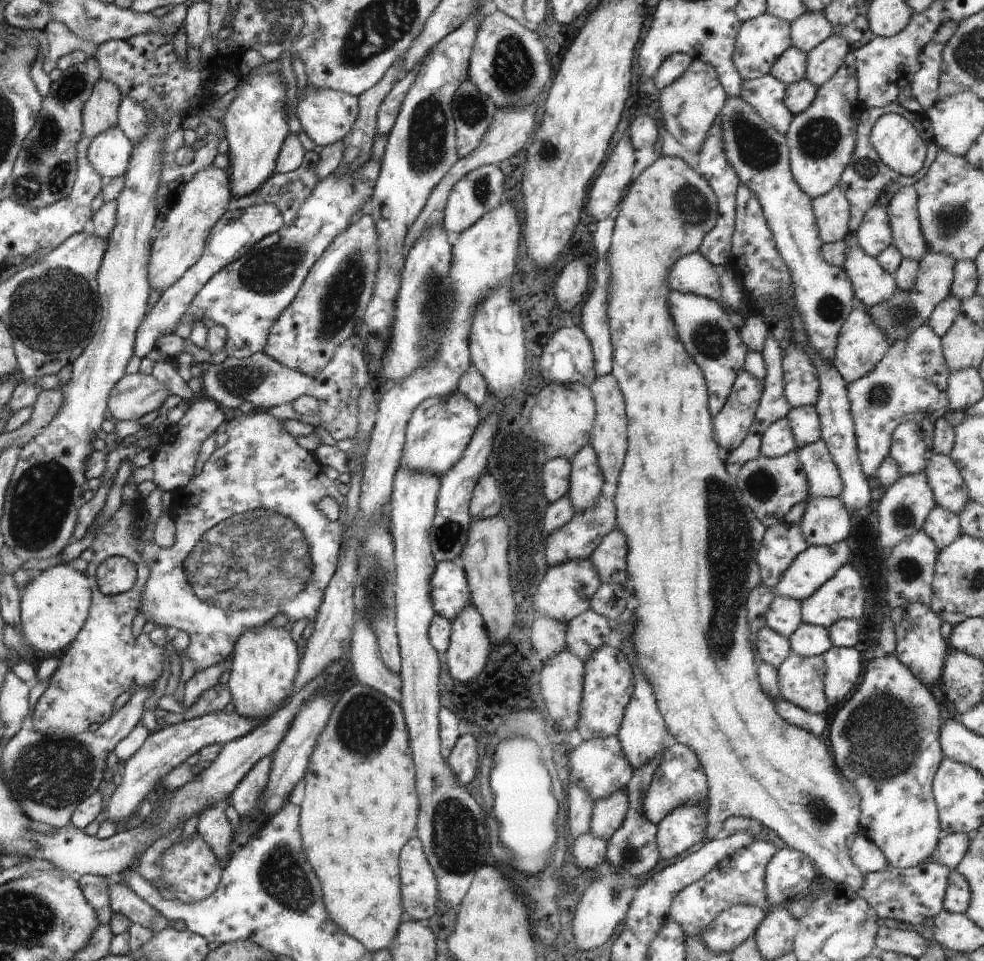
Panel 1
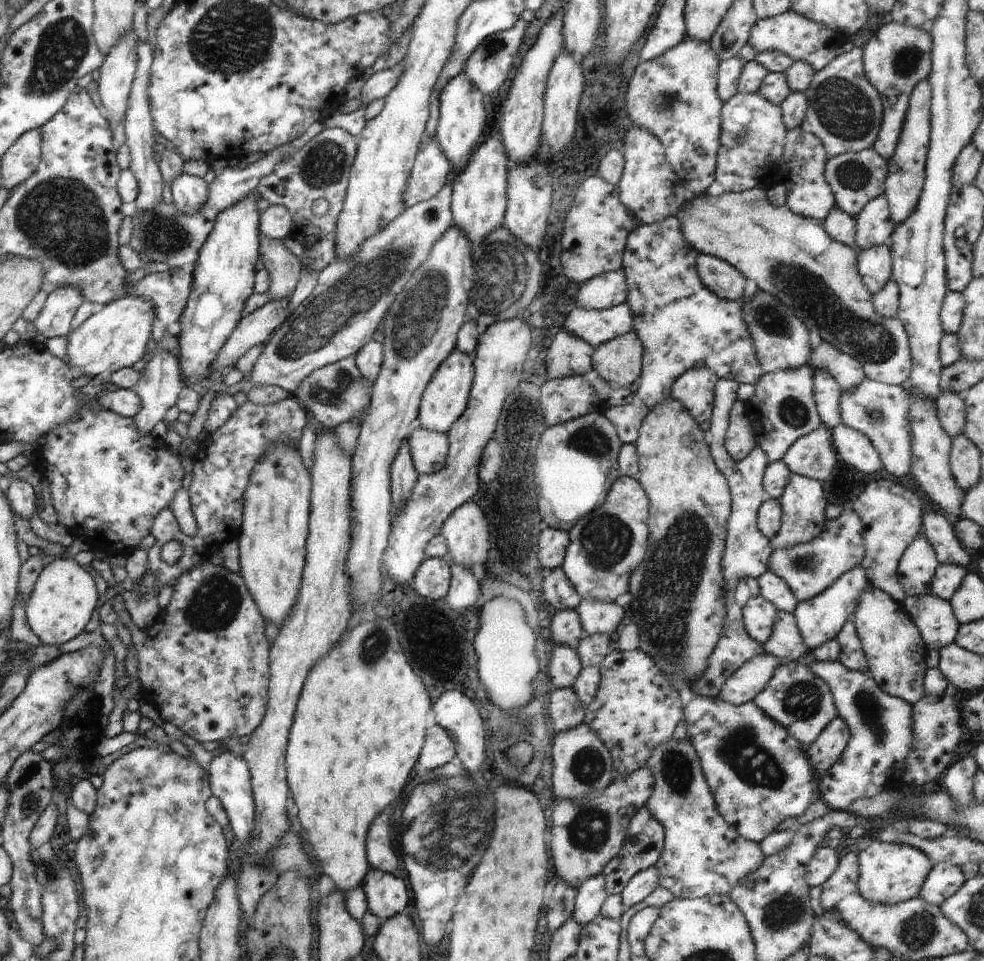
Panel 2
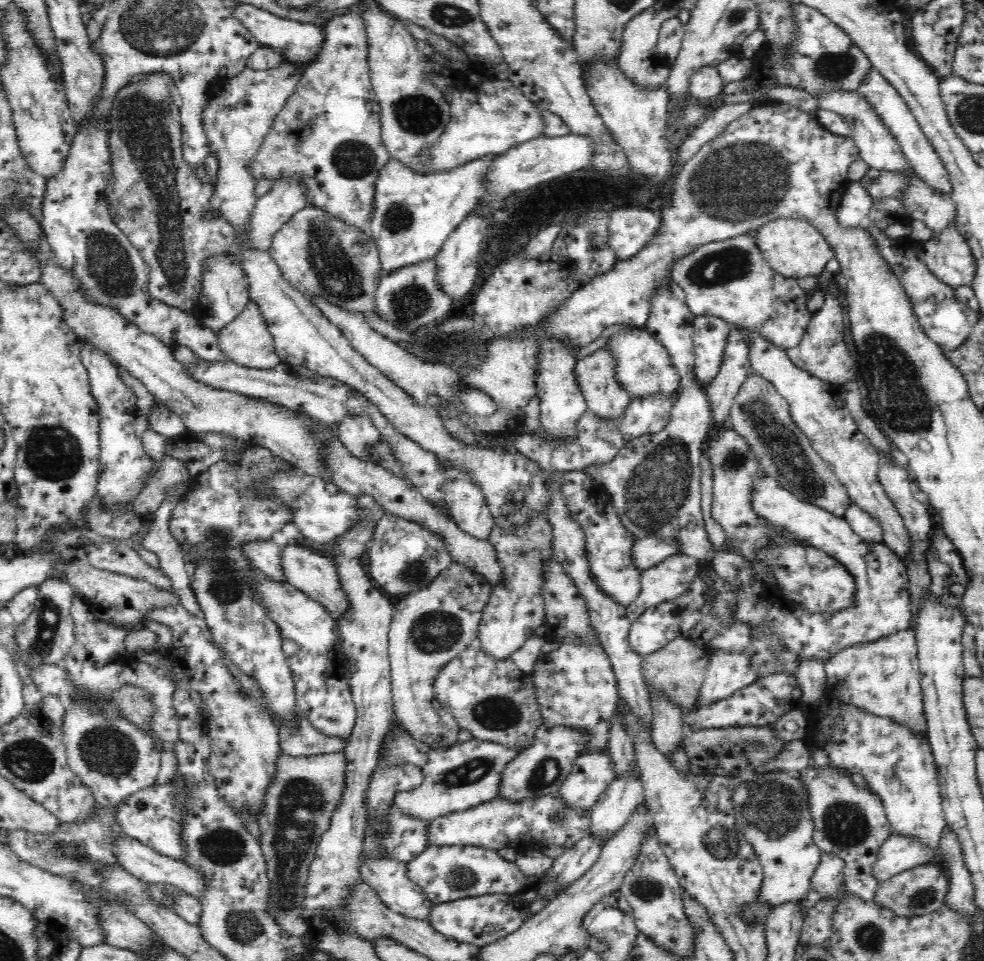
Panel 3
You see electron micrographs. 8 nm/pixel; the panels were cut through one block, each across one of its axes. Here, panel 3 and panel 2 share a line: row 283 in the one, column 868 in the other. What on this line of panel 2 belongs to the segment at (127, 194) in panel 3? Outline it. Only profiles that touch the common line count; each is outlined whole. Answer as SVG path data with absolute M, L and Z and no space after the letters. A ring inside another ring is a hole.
M862 149L827 157L823 175L835 200L835 207L854 218L873 198L883 195L888 170L887 161L872 149Z

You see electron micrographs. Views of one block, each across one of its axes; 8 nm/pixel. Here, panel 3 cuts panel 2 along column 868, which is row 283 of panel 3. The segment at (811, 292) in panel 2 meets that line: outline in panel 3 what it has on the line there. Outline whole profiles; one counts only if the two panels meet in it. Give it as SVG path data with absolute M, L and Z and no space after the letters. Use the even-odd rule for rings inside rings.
M308 203L276 232L270 251L284 279L306 297L318 295L346 310L378 314L384 321L376 309L382 261L378 245L370 232L360 230Z

